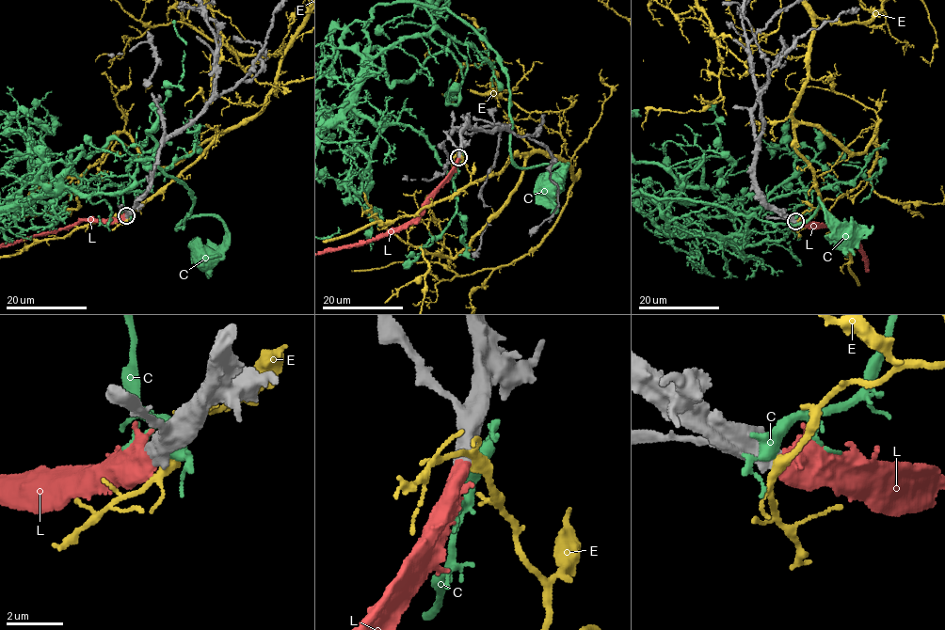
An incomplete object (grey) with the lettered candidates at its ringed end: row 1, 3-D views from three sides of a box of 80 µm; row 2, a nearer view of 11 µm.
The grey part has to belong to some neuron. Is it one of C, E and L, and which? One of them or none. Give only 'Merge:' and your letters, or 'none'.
Merge: L

